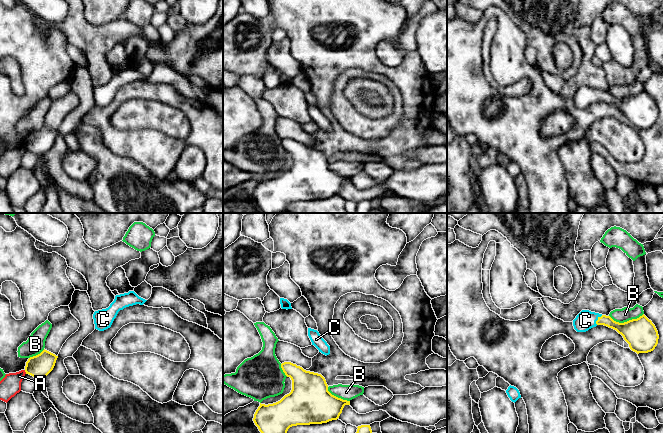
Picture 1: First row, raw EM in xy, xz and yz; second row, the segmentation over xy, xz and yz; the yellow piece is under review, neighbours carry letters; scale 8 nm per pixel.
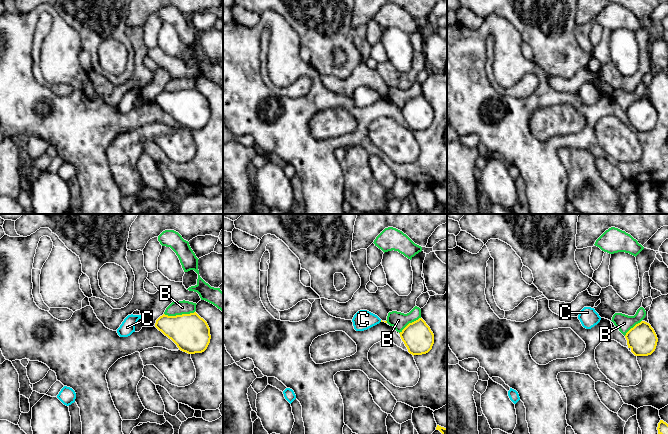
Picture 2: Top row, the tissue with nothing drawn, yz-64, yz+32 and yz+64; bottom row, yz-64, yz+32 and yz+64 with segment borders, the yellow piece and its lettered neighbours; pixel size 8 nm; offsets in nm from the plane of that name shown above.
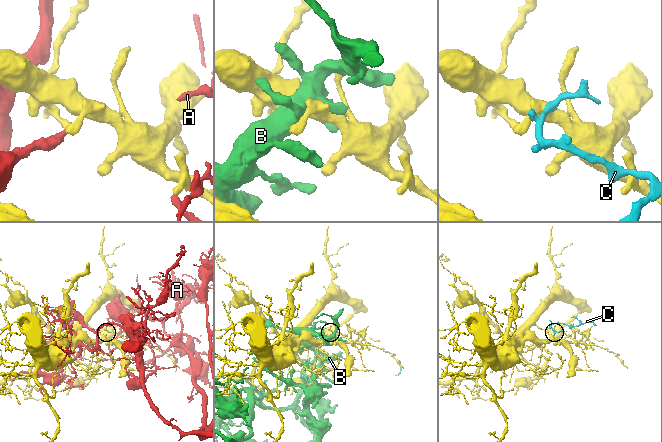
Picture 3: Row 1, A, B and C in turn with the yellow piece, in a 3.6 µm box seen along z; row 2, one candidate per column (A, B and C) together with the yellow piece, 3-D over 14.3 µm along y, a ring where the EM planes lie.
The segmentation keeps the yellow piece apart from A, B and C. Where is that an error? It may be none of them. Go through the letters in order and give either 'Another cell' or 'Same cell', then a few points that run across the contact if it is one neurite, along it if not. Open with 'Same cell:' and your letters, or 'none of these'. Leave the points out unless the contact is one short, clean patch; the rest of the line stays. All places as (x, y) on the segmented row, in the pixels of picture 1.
Same cell: C
A: Another cell
B: Another cell
C: Same cell. Line: yz (627, 329), (598, 319), (585, 320)

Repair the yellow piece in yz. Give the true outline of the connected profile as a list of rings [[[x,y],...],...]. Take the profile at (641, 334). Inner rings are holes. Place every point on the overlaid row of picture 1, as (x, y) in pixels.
[[[582,310],[573,320],[573,326],[577,332],[586,332],[597,325],[616,330],[629,344],[630,349],[637,354],[651,352],[658,344],[658,331],[644,314],[637,319],[619,323],[610,316]]]

